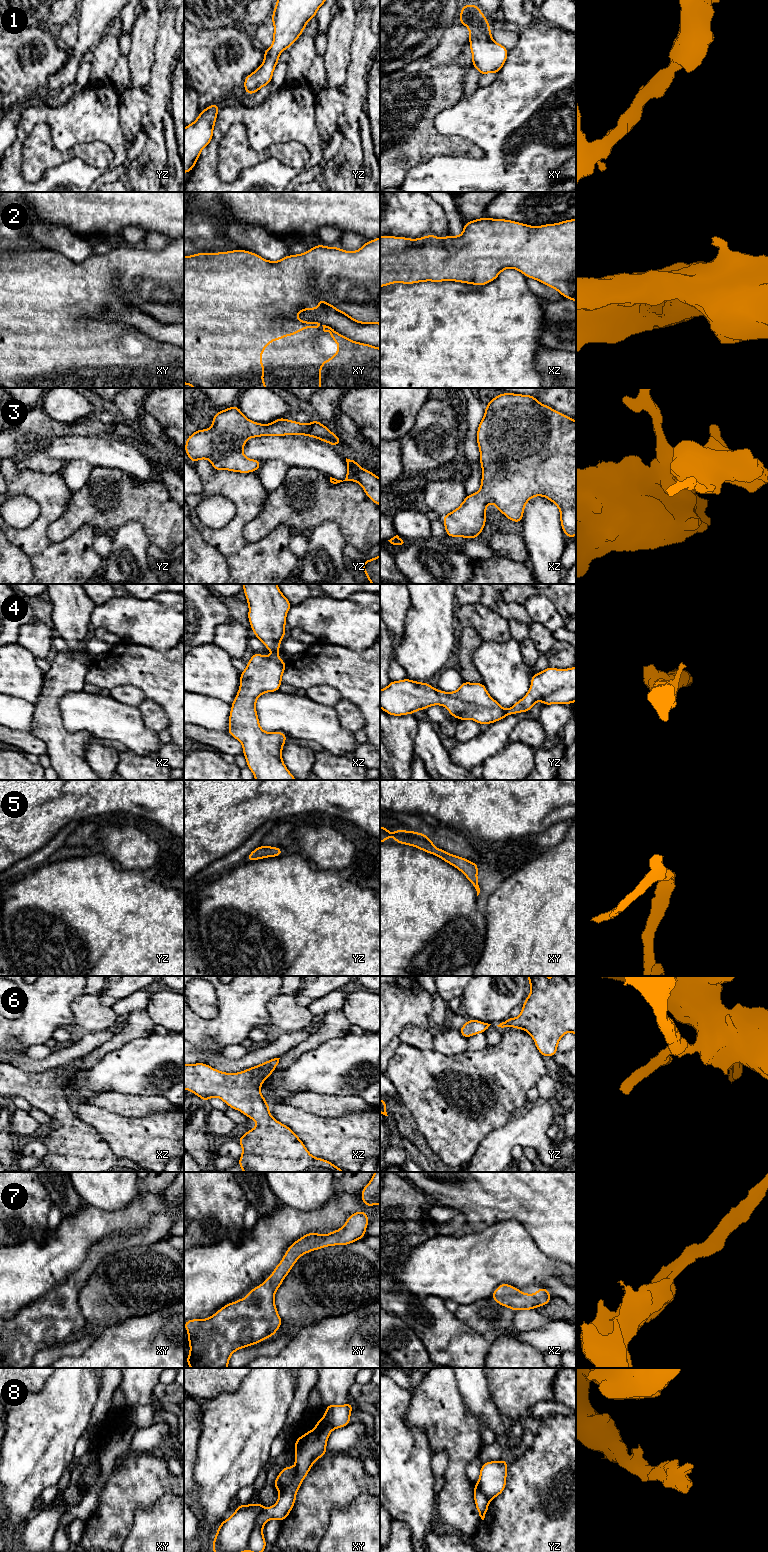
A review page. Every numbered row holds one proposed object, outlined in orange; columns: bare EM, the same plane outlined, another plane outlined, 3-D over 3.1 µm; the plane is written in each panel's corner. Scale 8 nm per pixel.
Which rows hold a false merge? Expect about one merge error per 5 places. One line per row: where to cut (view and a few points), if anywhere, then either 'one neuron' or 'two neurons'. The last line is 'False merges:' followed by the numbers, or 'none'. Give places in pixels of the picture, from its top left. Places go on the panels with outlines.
1: cut none; one neuron
2: cut none; one neuron
3: cut none; one neuron
4: cut none; one neuron
5: cut none; one neuron
6: cut none; one neuron
7: cut none; one neuron
8: cut xy (265, 1508), (257, 1517), (246, 1550); two neurons
False merges: 8

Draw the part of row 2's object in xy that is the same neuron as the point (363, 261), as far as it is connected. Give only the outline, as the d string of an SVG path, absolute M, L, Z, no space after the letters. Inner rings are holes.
M380 237L367 241L360 249L348 252L337 247L326 247L317 244L310 250L297 255L288 255L279 261L268 261L260 255L246 251L233 250L218 253L197 253L184 256L184 384L194 388L267 388L263 382L263 374L266 368L260 357L263 350L273 341L282 340L284 336L294 336L305 328L318 328L320 323L312 321L301 321L295 316L302 310L318 310L321 303L316 300L321 297L323 302L346 315L352 321L360 324L380 325ZM251 362L255 362L255 383L251 383Z

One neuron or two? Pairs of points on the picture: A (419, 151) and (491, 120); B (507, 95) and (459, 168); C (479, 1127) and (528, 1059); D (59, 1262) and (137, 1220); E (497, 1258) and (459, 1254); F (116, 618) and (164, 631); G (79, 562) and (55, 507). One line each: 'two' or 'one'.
A: two
B: one
C: one
D: one
E: one
F: one
G: one

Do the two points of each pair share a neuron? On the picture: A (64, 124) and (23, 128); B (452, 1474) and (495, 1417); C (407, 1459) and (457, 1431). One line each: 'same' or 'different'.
A: same
B: different
C: different

